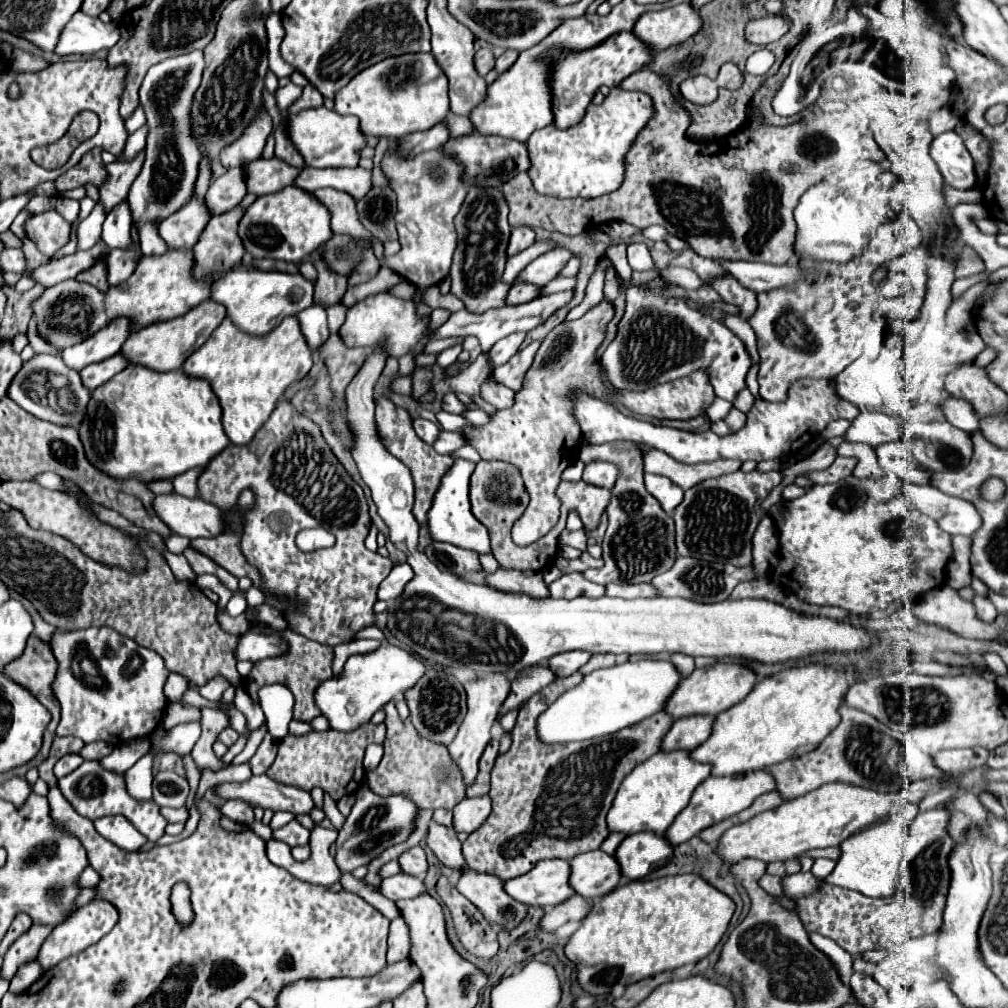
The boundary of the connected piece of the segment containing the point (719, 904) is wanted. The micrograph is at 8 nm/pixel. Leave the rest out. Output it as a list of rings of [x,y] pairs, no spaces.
[[[691,873],[691,875],[661,877],[661,879],[651,879],[651,881],[629,881],[629,883],[625,883],[625,885],[615,887],[615,889],[613,889],[611,893],[607,893],[601,901],[593,903],[593,907],[591,907],[589,915],[583,919],[581,927],[579,927],[579,929],[571,935],[571,939],[567,941],[567,945],[565,945],[565,957],[567,957],[571,963],[575,963],[575,967],[577,967],[577,981],[579,981],[581,989],[583,989],[585,993],[589,993],[589,995],[603,997],[603,995],[609,993],[609,989],[611,989],[615,983],[619,983],[619,985],[631,985],[631,983],[637,983],[637,981],[641,981],[641,979],[653,977],[653,975],[657,975],[657,973],[673,971],[673,969],[677,969],[677,967],[683,967],[683,965],[701,961],[703,957],[707,957],[707,955],[715,949],[715,945],[717,945],[717,943],[721,941],[721,937],[725,935],[733,911],[735,911],[735,905],[733,905],[733,901],[731,901],[727,895],[723,895],[721,891],[717,891],[715,887],[711,887],[711,885],[705,883],[699,875],[693,875],[693,873]]]

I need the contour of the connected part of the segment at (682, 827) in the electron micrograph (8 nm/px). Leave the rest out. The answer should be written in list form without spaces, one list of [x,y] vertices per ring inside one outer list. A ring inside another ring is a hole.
[[[757,771],[757,773],[745,773],[745,777],[707,777],[693,793],[689,805],[675,817],[675,821],[671,823],[671,827],[665,833],[665,839],[677,847],[685,841],[689,841],[693,835],[697,835],[699,831],[711,827],[713,823],[719,823],[721,819],[727,819],[739,811],[743,811],[745,807],[749,807],[753,803],[755,797],[759,797],[761,793],[767,793],[775,789],[775,781],[773,777],[769,777],[765,771]]]

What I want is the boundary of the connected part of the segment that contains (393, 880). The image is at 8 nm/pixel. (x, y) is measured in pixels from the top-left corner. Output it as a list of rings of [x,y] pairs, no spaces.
[[[397,873],[397,875],[391,875],[391,877],[383,879],[379,883],[379,889],[391,901],[409,899],[409,897],[415,897],[417,893],[423,893],[425,891],[421,879],[417,879],[413,875],[407,875],[407,873]]]

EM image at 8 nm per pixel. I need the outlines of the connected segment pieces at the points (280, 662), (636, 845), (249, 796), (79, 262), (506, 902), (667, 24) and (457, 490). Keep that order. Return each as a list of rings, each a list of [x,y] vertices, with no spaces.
[[[265,625],[263,627],[263,633],[267,635],[279,635],[281,639],[287,641],[287,651],[283,655],[277,655],[277,657],[267,657],[267,659],[261,659],[257,663],[253,663],[253,669],[251,673],[247,675],[247,691],[253,695],[253,699],[257,699],[257,689],[263,687],[263,685],[269,685],[269,683],[283,683],[287,685],[293,695],[295,695],[295,709],[293,709],[293,719],[297,721],[311,721],[313,717],[317,717],[317,707],[313,705],[313,689],[333,677],[333,671],[331,671],[331,661],[333,661],[333,649],[327,647],[327,645],[321,645],[321,643],[315,643],[307,637],[301,637],[299,633],[291,631],[291,629],[285,629],[285,631],[275,631],[271,625]]]
[[[635,833],[621,841],[615,851],[615,859],[621,867],[621,875],[627,879],[641,879],[647,873],[669,863],[673,847],[653,833]]]
[[[265,773],[253,775],[249,781],[243,783],[221,783],[217,787],[217,793],[225,799],[243,799],[253,807],[291,811],[293,815],[309,815],[315,809],[309,791],[273,781]]]
[[[103,241],[97,243],[95,247],[87,249],[87,251],[77,251],[73,255],[63,257],[63,259],[39,265],[37,269],[29,271],[29,277],[33,281],[41,283],[43,287],[49,287],[49,285],[61,283],[65,279],[77,277],[77,273],[83,271],[83,269],[87,269],[87,265],[93,265],[93,261],[97,259],[97,255],[101,255],[101,253],[109,253],[109,249],[107,249],[107,245]]]
[[[461,869],[457,879],[457,891],[465,895],[493,925],[505,929],[517,927],[527,915],[527,905],[509,899],[501,889],[501,879],[495,875],[479,873],[475,869]]]
[[[681,3],[661,11],[649,11],[641,15],[633,27],[637,39],[641,39],[653,53],[679,45],[693,37],[701,29],[701,19],[689,3]]]
[[[455,459],[455,465],[441,479],[441,485],[435,493],[433,507],[429,509],[429,515],[427,515],[429,517],[427,527],[429,527],[429,535],[433,539],[447,541],[447,543],[453,543],[461,549],[469,549],[469,551],[475,551],[475,553],[483,555],[483,553],[491,553],[491,547],[489,547],[489,535],[487,535],[485,525],[481,525],[473,517],[471,505],[469,505],[469,477],[471,477],[473,469],[475,469],[475,463]]]

